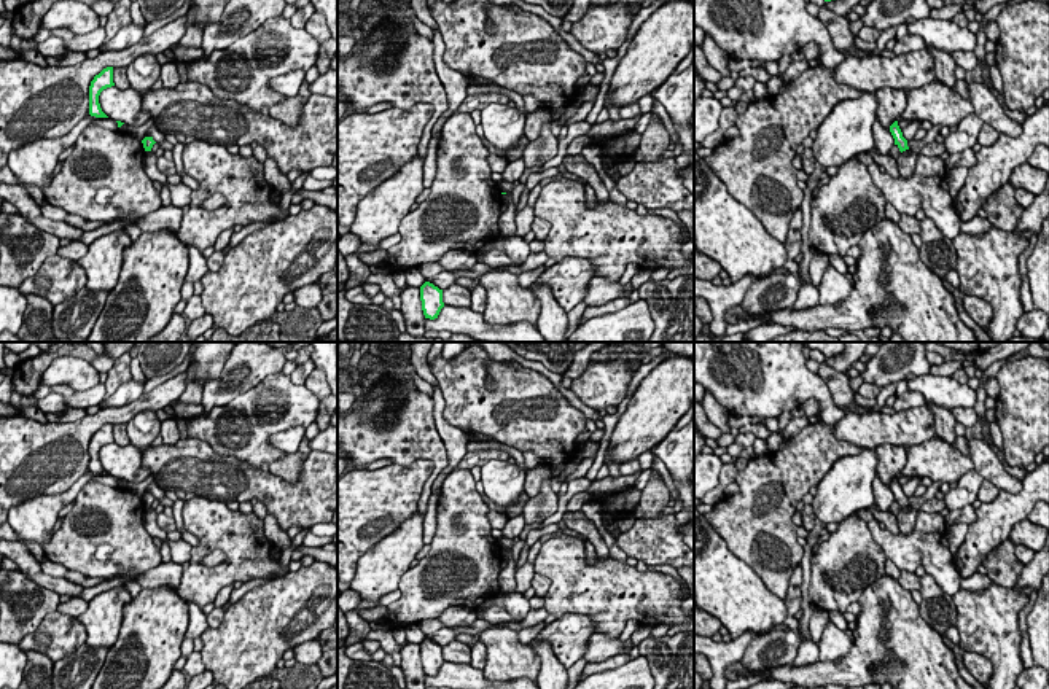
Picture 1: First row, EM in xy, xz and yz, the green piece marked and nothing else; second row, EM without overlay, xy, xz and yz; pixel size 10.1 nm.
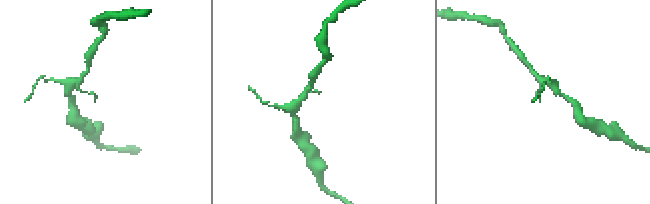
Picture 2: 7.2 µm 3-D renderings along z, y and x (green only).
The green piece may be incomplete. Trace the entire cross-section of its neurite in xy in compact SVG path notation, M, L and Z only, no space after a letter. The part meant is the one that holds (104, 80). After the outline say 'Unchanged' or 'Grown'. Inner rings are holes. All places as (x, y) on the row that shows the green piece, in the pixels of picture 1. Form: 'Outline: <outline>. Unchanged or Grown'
Outline: M113 67L103 68L94 76L89 86L89 115L96 118L108 118L99 103L99 95L103 89L115 86L113 83Z. Unchanged

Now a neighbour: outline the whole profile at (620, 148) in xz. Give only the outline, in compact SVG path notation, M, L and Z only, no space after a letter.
M635 130L626 132L619 137L608 137L600 140L600 158L602 164L605 161L611 161L613 164L619 164L632 159L632 154L637 148L640 148L641 134Z

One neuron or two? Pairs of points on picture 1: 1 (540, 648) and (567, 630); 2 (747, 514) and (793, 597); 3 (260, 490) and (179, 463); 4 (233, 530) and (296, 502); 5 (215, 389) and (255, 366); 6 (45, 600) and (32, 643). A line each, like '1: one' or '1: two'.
1: two
2: two
3: one
4: two
5: one
6: two

